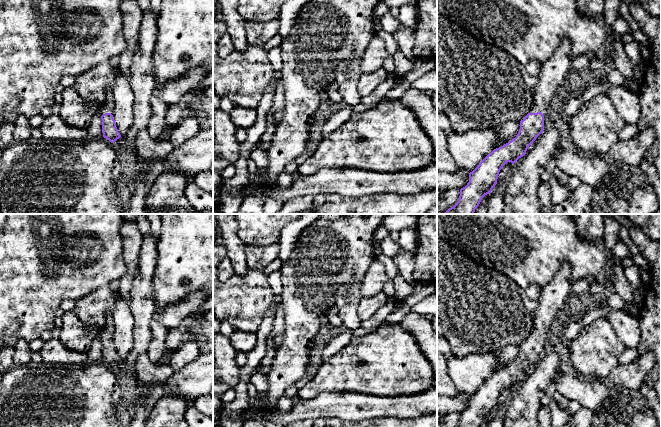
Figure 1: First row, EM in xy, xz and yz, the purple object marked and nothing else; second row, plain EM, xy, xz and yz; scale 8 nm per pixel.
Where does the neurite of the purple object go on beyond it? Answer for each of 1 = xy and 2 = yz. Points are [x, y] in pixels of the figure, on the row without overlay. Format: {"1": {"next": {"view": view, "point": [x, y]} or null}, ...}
{"1": {"next": {"view": "xy", "point": [108, 330]}}, "2": {"next": {"view": "yz", "point": [553, 295]}}}

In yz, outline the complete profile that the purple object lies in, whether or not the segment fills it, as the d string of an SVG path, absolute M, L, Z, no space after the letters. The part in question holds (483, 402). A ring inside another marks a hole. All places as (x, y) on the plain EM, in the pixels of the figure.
M565 263L554 279L541 288L538 308L529 337L520 345L519 356L514 363L489 377L469 397L469 406L460 413L457 427L480 427L495 411L502 391L523 381L528 371L543 356L544 340L552 321L557 317L572 287L571 268Z

